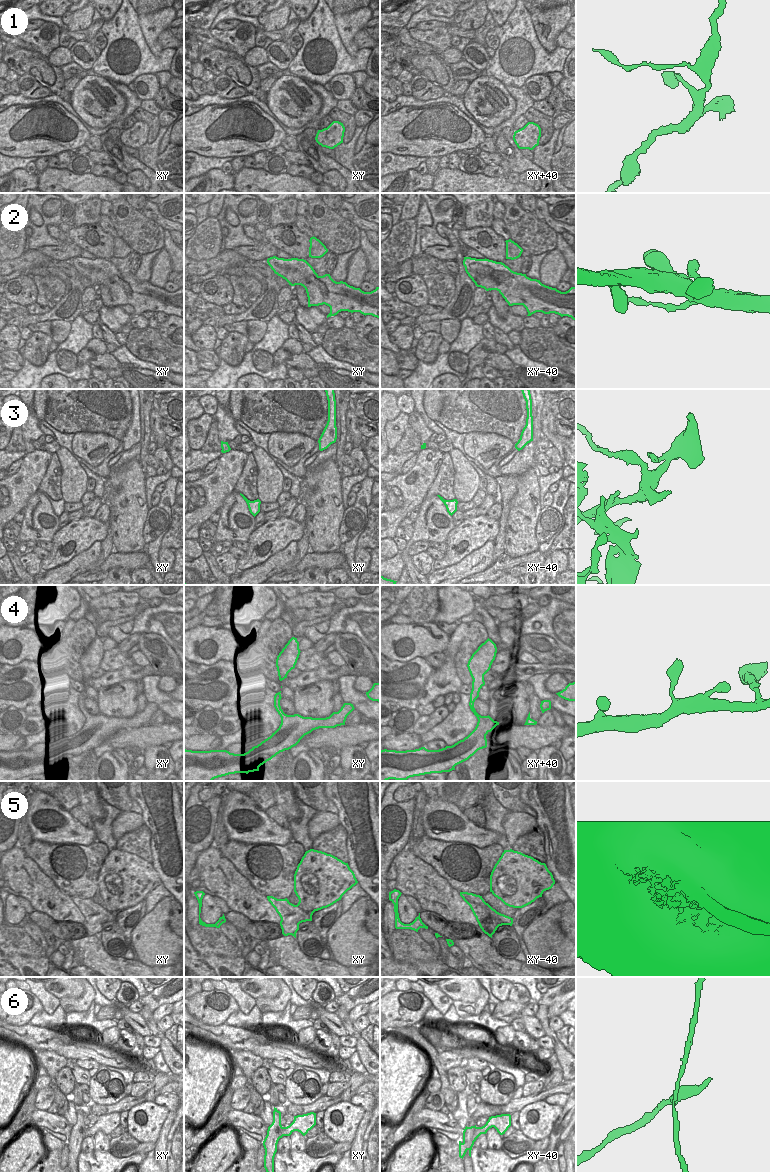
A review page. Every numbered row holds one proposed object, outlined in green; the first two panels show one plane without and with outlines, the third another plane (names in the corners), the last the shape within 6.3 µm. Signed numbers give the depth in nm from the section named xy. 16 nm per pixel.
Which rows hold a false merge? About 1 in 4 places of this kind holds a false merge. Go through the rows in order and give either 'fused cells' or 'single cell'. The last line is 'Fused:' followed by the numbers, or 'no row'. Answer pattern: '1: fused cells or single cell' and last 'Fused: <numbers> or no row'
1: single cell
2: fused cells
3: fused cells
4: single cell
5: fused cells
6: fused cells
Fused: 2, 3, 5, 6

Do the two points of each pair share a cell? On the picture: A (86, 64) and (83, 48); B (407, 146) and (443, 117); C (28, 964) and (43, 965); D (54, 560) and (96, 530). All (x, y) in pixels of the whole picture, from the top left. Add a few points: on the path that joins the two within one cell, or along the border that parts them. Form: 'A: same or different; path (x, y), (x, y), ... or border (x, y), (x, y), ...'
A: same; path (86, 60), (83, 52)
B: same; path (418, 139), (430, 138), (438, 128)
C: same; path (32, 965), (39, 965)
D: same; path (56, 547), (83, 532)

